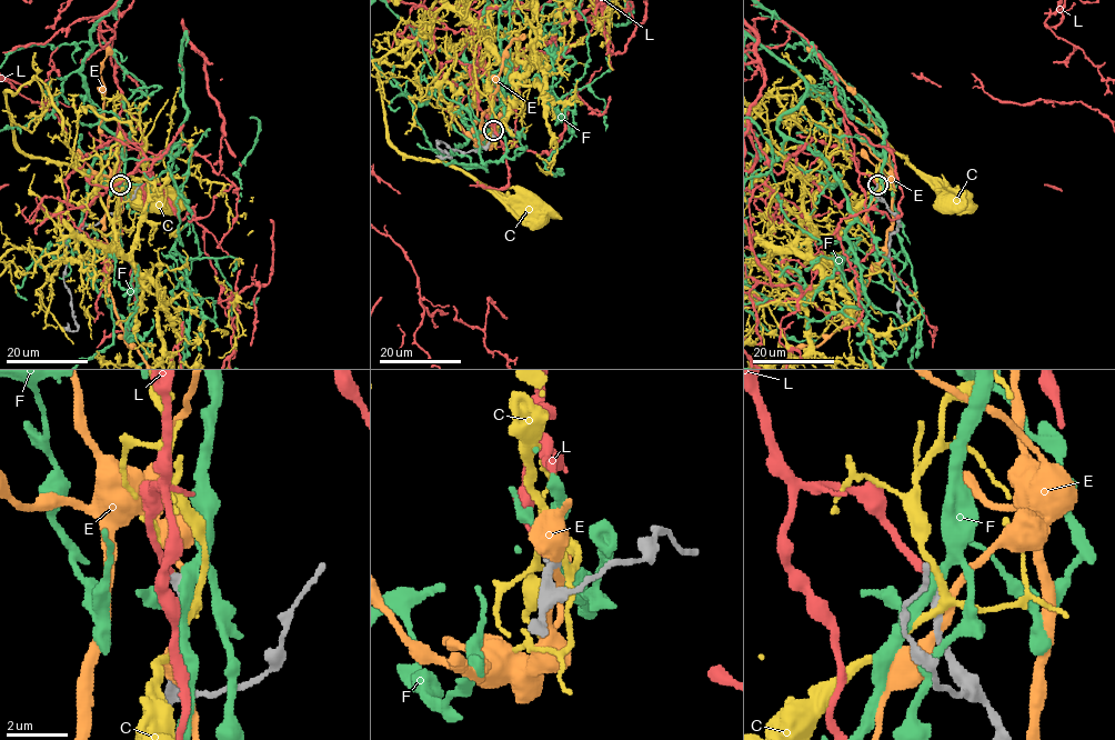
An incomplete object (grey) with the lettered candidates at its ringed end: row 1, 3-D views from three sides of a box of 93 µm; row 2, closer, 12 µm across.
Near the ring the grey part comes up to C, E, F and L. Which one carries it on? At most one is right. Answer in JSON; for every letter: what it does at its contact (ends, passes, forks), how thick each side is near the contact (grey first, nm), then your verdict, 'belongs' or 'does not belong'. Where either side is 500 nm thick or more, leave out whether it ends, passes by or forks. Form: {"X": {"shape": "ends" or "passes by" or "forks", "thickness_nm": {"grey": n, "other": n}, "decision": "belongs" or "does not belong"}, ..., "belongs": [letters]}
{"C": {"shape": "forks", "thickness_nm": {"grey": 240, "other": 220}, "decision": "does not belong"}, "E": {"shape": "passes by", "thickness_nm": {"grey": 240, "other": 300}, "decision": "does not belong"}, "F": {"shape": "passes by", "thickness_nm": {"grey": 360, "other": 400}, "decision": "does not belong"}, "L": {"shape": "ends", "thickness_nm": {"grey": 320, "other": 240}, "decision": "belongs"}, "belongs": ["L"]}

